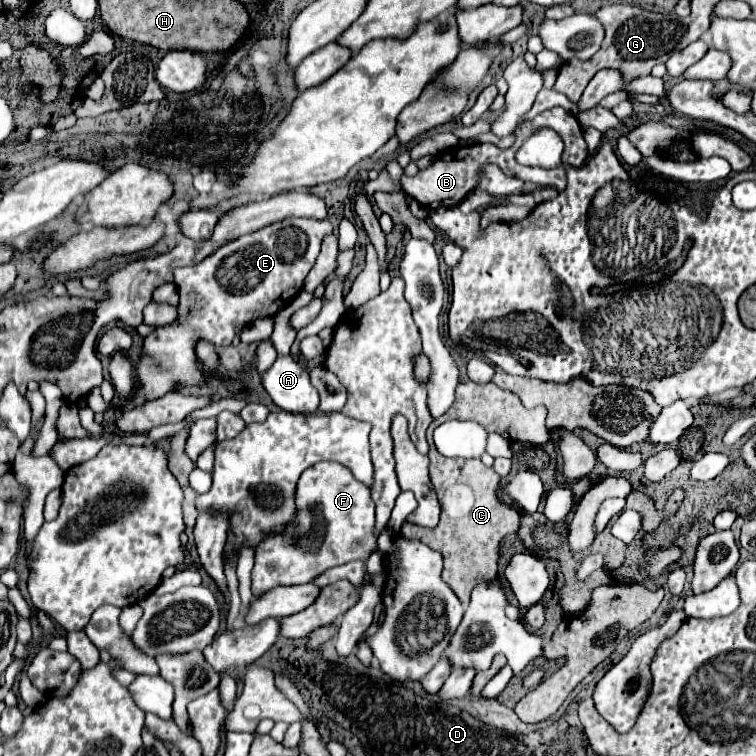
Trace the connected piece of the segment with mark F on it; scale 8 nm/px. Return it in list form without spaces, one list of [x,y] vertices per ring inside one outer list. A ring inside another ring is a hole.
[[[321,461],[309,467],[297,483],[295,503],[299,505],[297,525],[259,545],[251,573],[251,591],[255,597],[275,585],[309,583],[329,567],[343,565],[359,557],[367,559],[373,551],[377,551],[377,539],[373,535],[375,503],[371,493],[341,463]],[[295,537],[297,543],[293,543]]]

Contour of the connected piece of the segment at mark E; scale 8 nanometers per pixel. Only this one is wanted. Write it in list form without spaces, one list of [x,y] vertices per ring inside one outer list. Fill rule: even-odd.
[[[291,217],[219,247],[193,267],[179,267],[175,271],[175,285],[181,295],[179,317],[175,323],[159,327],[145,337],[143,357],[137,363],[137,393],[121,409],[129,411],[177,387],[201,385],[205,373],[195,357],[197,341],[207,339],[217,347],[231,345],[235,329],[243,329],[261,315],[275,315],[279,307],[289,305],[301,291],[323,239],[331,233],[333,225],[329,219]]]

